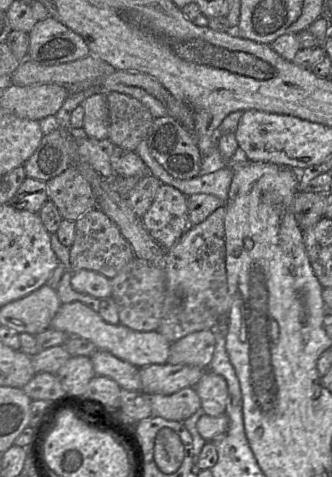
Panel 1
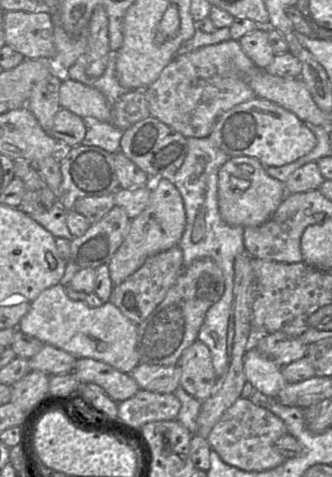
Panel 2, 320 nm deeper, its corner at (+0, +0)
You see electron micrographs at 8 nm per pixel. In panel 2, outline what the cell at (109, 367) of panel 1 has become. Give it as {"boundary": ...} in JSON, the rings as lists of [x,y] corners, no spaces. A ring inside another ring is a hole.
{"boundary":[[[44,344],[38,354],[29,359],[31,370],[48,375],[69,374],[74,371],[77,357],[55,346]]]}

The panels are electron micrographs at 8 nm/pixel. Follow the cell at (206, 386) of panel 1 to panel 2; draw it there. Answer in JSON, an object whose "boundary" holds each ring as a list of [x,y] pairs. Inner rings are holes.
{"boundary":[[[196,340],[183,351],[177,365],[180,368],[180,386],[199,401],[207,399],[217,381],[209,348],[201,341]]]}

